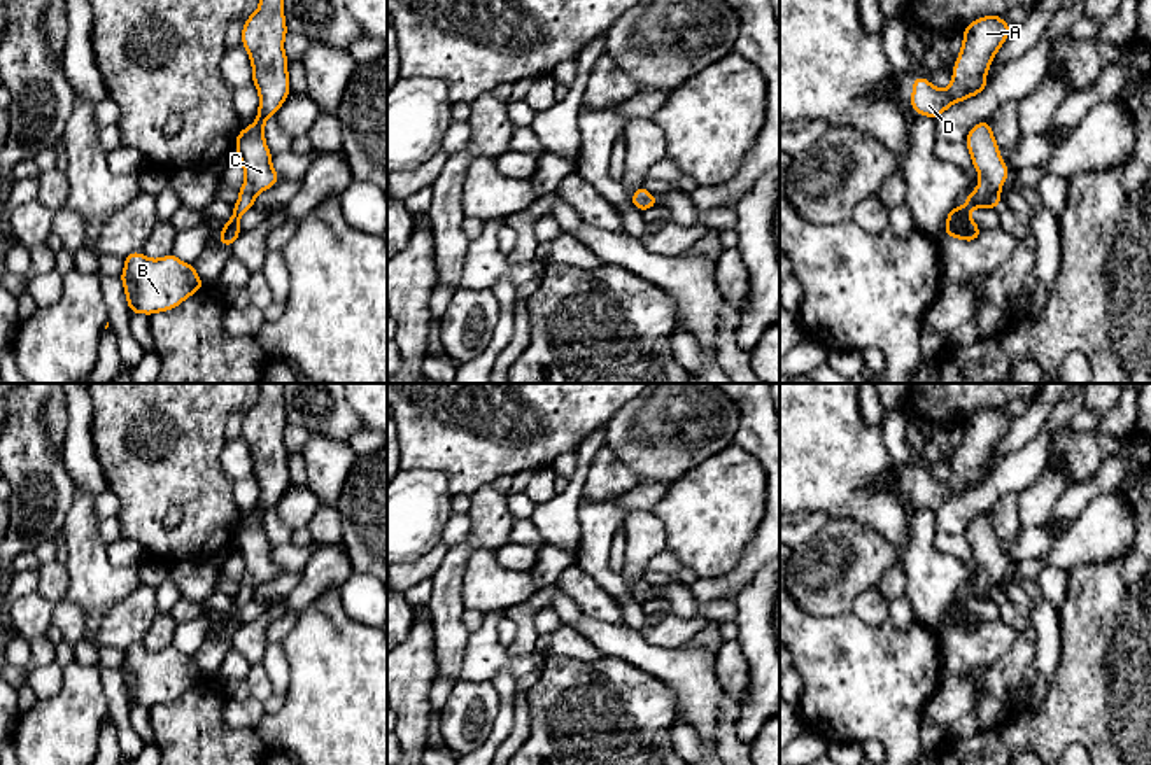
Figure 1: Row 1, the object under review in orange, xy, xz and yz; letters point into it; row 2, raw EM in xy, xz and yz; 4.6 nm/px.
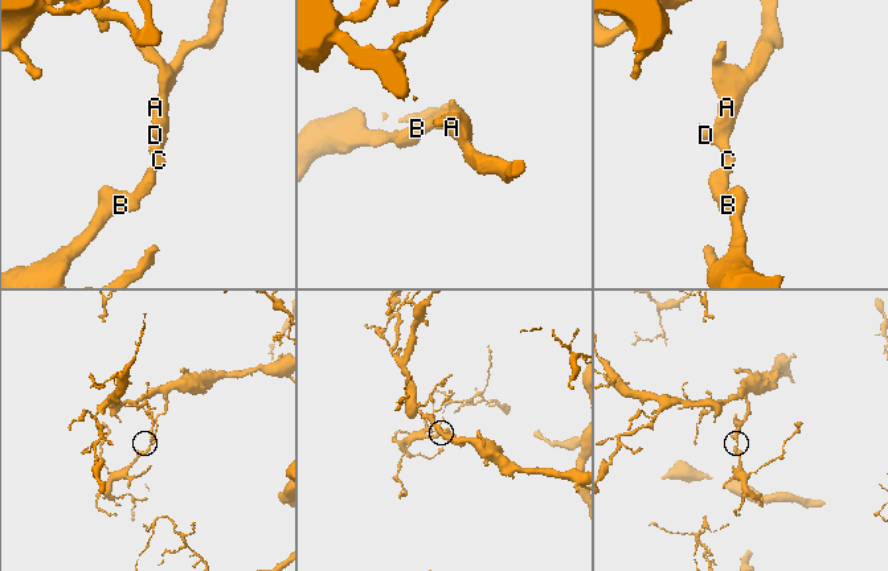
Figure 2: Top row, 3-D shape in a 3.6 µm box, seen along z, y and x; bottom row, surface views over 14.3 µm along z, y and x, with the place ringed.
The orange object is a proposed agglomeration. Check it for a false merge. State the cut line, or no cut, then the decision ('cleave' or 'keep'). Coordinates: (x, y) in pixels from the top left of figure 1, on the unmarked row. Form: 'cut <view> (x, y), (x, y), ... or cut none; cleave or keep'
cut none; keep

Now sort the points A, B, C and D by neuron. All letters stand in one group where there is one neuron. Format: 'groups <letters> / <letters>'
groups A B C D

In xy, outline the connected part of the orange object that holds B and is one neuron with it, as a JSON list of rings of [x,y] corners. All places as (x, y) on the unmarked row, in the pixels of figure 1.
[[[140,642],[126,646],[119,670],[130,705],[145,707],[173,702],[205,677],[194,656],[182,655],[172,644],[161,651],[147,651]]]

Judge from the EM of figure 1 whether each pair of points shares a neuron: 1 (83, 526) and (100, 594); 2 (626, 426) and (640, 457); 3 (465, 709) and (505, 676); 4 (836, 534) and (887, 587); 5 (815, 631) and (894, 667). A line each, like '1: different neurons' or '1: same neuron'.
1: same neuron
2: same neuron
3: different neurons
4: different neurons
5: same neuron

